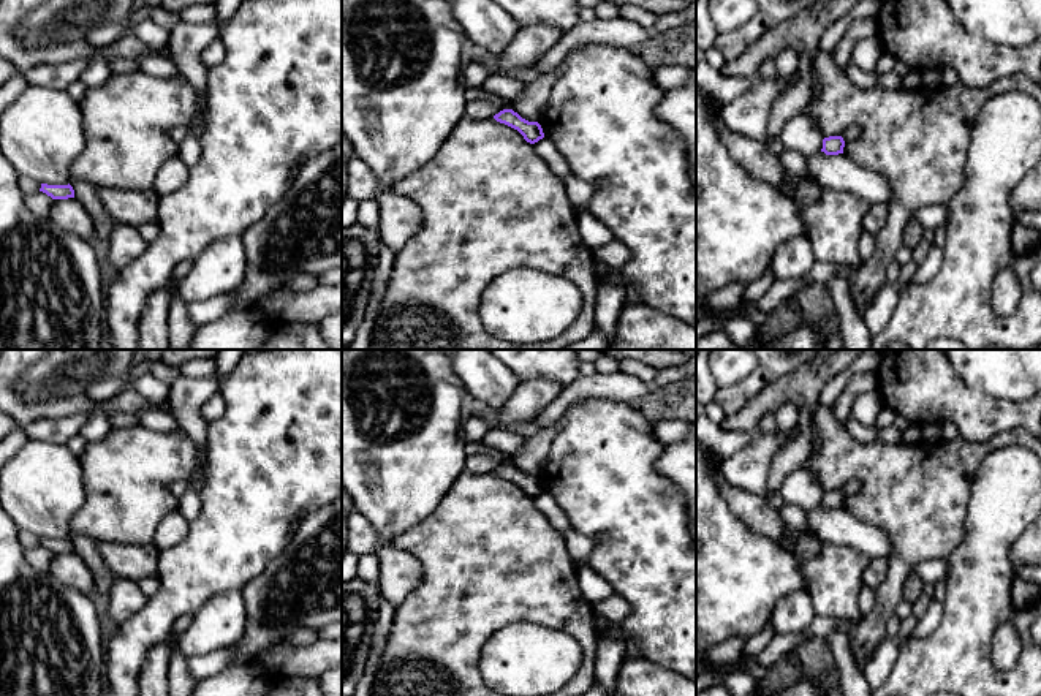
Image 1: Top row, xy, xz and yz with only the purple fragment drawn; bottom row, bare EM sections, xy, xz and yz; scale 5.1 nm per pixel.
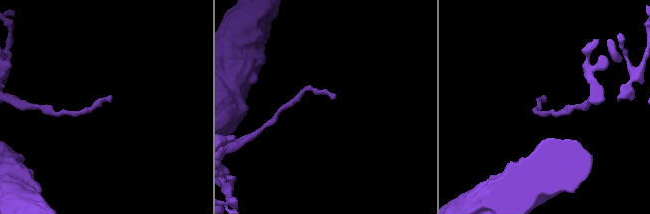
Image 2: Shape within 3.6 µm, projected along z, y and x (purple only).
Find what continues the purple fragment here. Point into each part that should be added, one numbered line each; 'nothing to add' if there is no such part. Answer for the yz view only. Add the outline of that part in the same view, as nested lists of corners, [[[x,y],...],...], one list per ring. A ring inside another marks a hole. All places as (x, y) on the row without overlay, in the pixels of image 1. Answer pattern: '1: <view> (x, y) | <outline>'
1: yz (851, 487) | [[[853,479],[850,481],[845,487],[843,487],[843,495],[848,497],[848,495],[854,495],[861,490],[861,481],[859,479]]]

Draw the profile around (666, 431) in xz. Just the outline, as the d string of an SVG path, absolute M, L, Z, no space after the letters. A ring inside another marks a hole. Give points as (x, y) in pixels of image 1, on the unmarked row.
M660 419L653 424L653 432L660 443L668 444L688 437L691 422L683 419Z

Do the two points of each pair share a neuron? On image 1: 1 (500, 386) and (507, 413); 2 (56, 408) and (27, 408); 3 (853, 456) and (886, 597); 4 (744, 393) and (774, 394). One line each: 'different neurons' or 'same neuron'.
1: different neurons
2: same neuron
3: same neuron
4: different neurons

